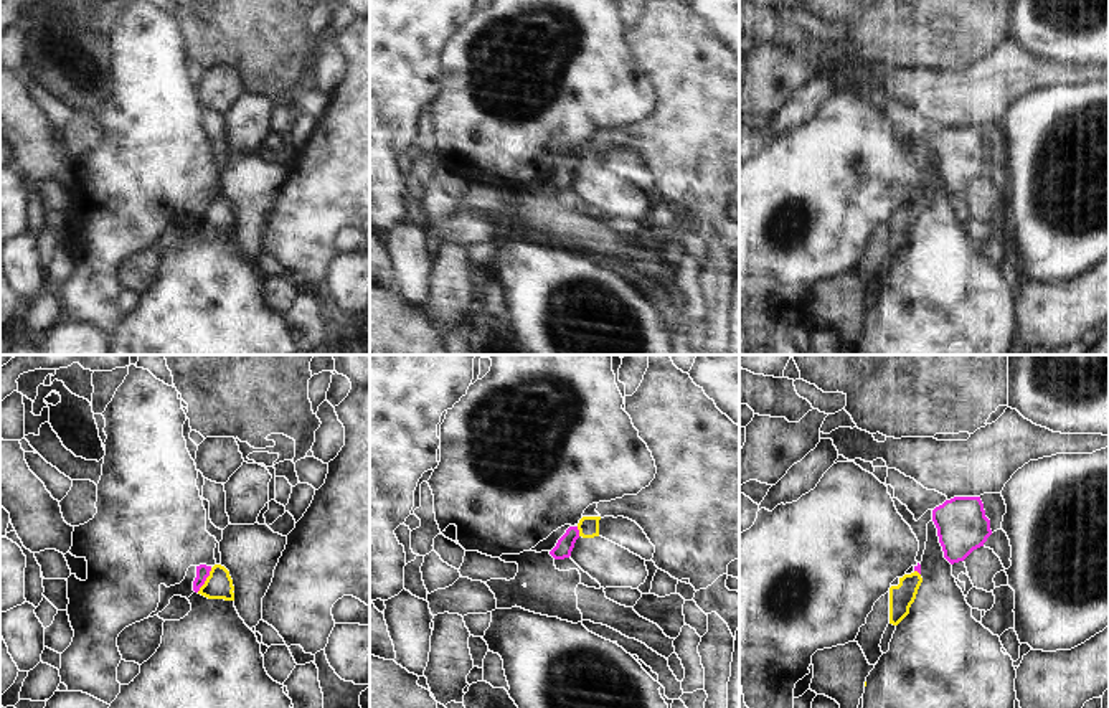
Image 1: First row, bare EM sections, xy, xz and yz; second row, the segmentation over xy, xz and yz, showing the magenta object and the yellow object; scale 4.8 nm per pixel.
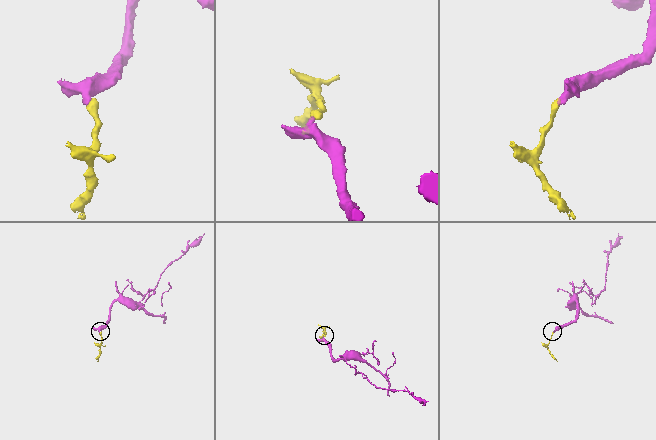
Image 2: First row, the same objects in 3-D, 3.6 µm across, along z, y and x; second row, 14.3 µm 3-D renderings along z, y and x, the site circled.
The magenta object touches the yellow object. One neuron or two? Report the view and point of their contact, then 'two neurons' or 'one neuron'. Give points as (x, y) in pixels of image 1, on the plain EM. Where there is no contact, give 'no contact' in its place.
meets magenta in xy at (205, 210); two neurons

